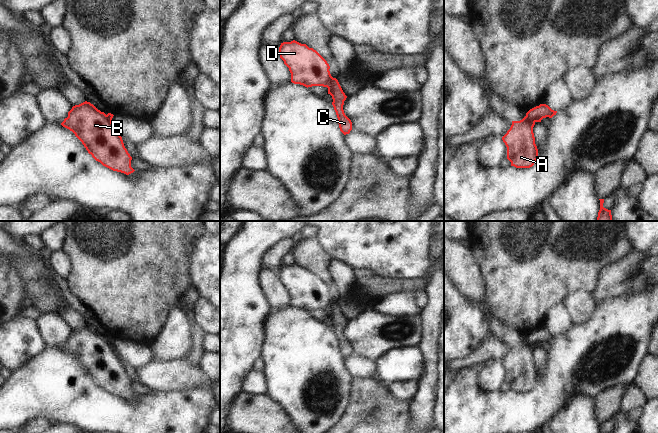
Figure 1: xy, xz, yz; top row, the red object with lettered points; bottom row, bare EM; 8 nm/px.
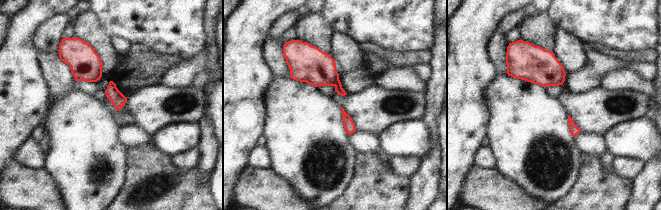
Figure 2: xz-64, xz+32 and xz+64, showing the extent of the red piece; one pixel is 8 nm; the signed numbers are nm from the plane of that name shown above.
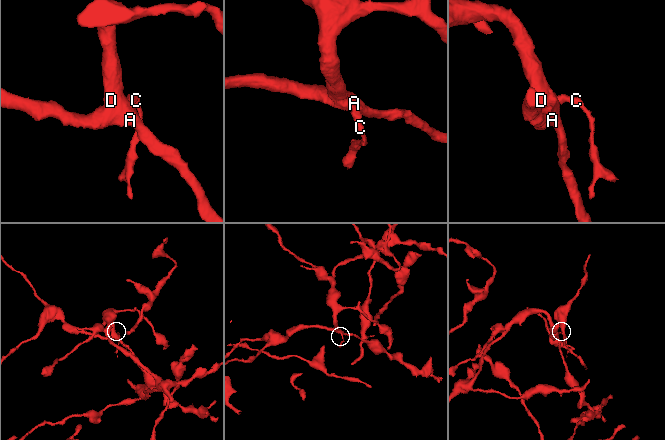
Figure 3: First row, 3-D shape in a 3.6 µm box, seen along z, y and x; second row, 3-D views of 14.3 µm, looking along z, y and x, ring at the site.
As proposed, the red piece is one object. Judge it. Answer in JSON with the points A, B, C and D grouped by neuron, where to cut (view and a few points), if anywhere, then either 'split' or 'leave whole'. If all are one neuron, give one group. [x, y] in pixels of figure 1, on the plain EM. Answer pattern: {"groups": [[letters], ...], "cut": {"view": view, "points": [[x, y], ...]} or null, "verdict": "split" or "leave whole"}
{"groups": [["A", "B", "D"], ["C"]], "cut": {"view": "yz", "points": [[525, 340], [534, 346]]}, "verdict": "split"}

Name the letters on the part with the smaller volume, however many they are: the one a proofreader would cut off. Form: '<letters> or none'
C

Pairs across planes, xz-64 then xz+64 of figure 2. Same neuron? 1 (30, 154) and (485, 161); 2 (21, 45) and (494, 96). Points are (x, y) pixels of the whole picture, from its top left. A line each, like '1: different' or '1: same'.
1: same
2: different

